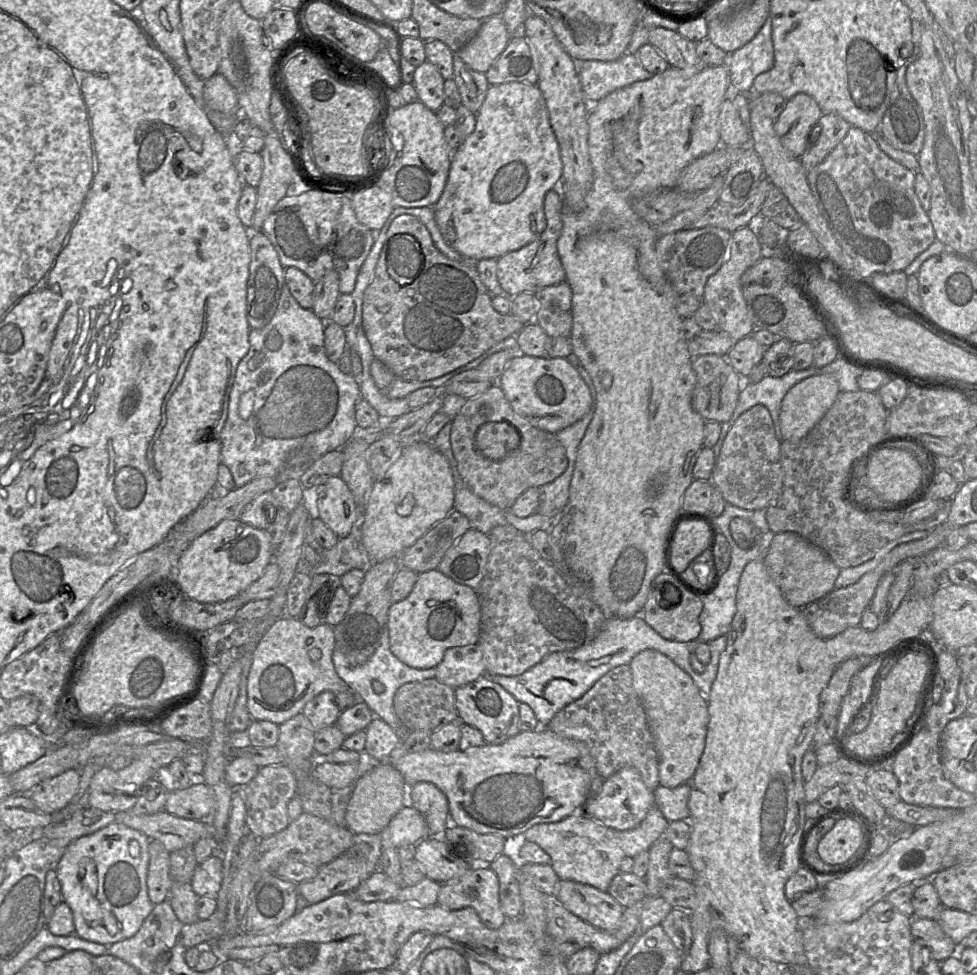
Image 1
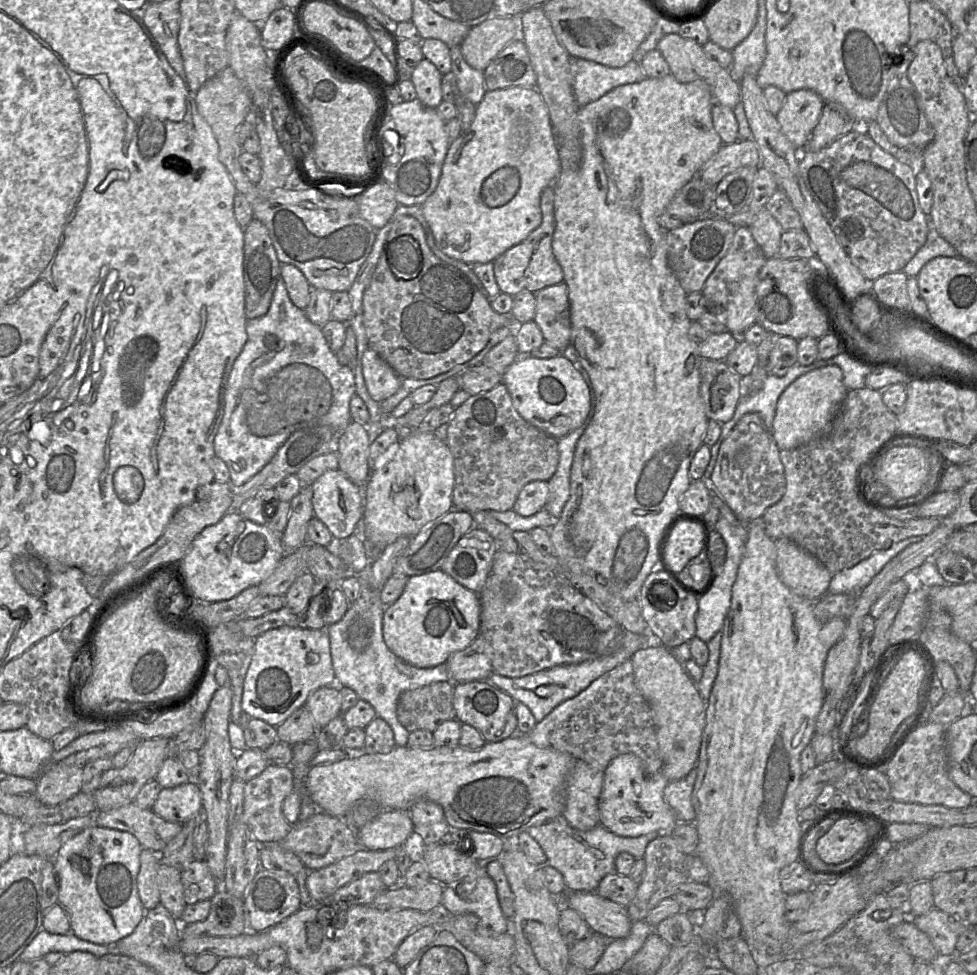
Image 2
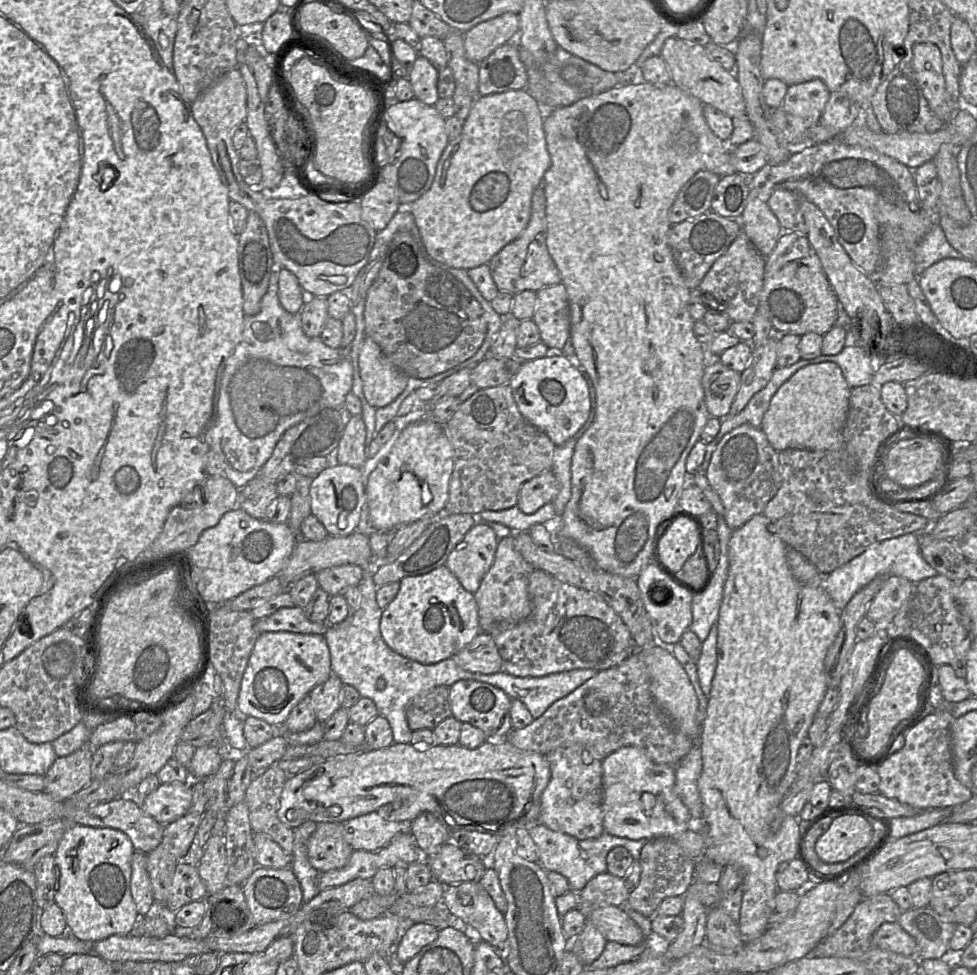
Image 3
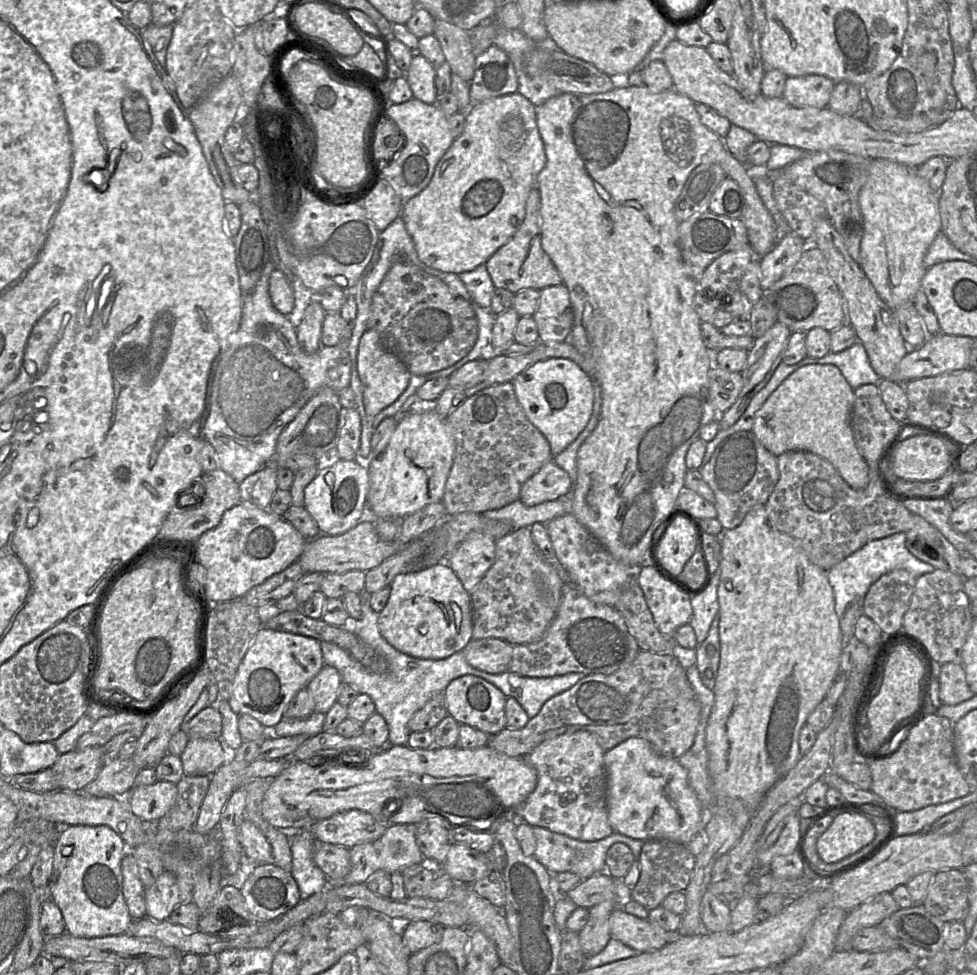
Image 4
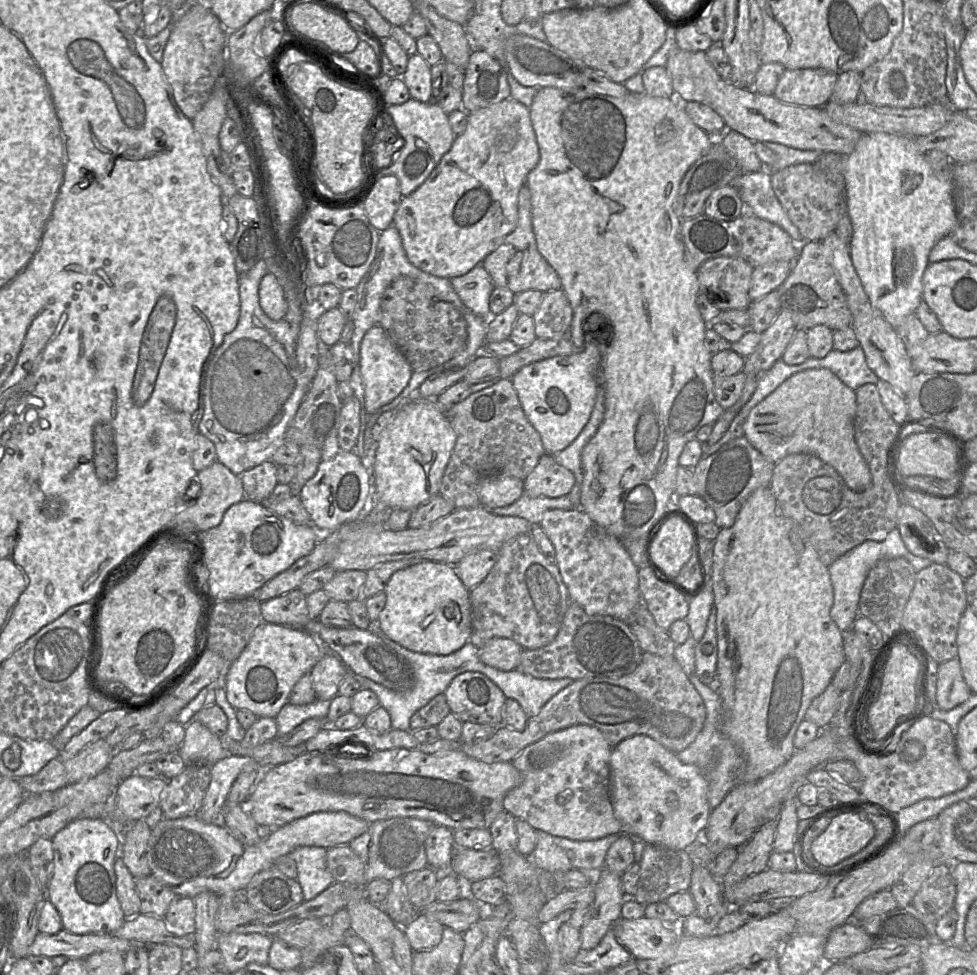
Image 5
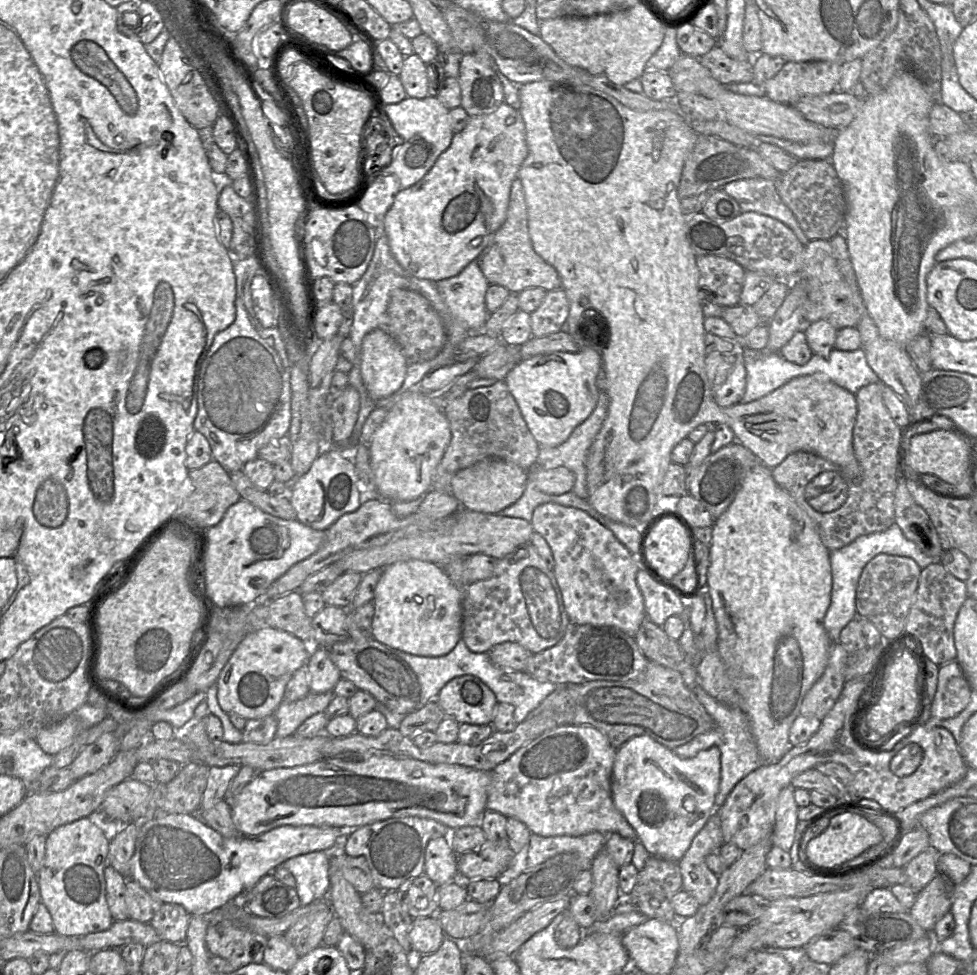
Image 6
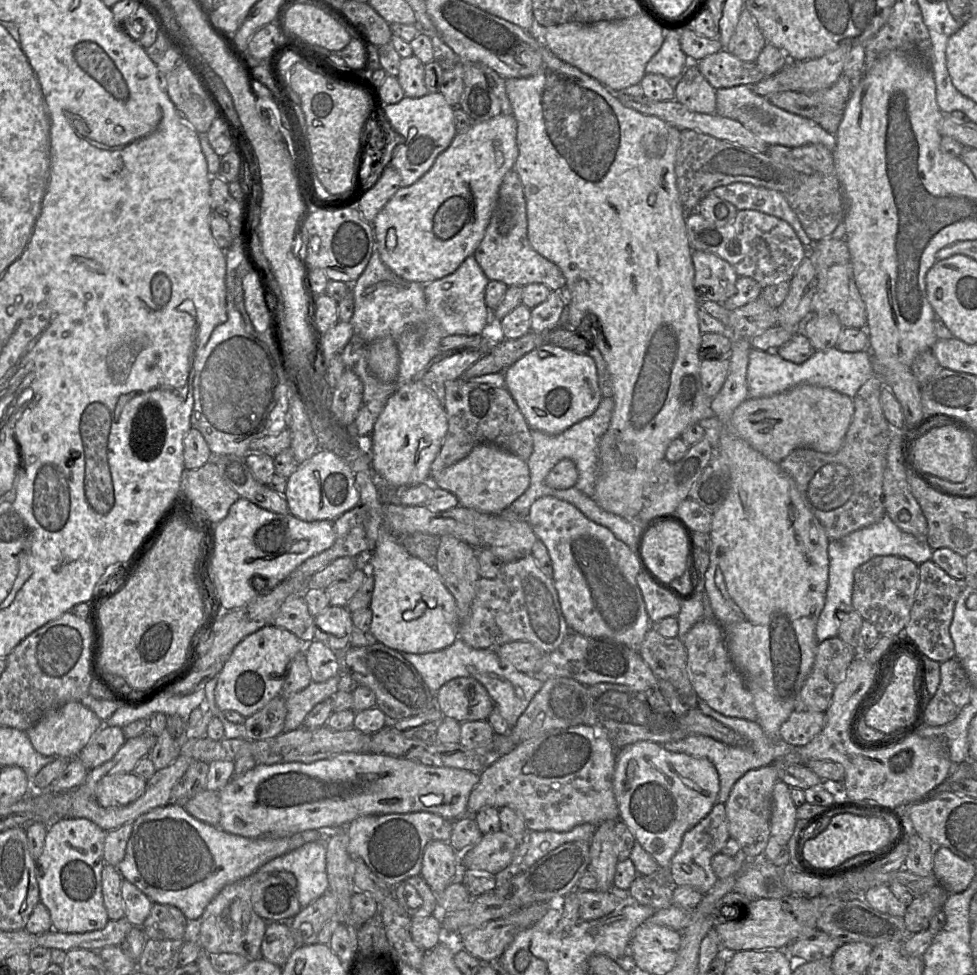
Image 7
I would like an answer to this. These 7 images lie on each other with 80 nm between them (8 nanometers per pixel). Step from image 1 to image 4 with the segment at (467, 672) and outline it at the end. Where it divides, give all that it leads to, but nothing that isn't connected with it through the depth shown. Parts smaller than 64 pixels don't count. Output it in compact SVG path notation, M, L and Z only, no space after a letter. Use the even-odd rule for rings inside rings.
M498 638L471 640L463 649L467 663L478 670L500 674L508 671L513 645Z

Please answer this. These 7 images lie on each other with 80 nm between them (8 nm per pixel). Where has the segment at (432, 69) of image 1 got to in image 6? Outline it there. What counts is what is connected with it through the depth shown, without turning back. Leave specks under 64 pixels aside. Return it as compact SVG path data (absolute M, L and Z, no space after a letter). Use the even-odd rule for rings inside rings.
M418 55L404 57L399 78L408 97L424 99L429 96L427 64Z

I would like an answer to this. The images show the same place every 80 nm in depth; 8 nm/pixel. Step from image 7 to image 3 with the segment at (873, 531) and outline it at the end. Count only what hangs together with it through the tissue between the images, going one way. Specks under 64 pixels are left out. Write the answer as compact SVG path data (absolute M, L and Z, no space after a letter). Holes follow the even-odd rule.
M908 533L895 538L875 542L849 562L823 576L822 587L830 596L837 610L842 611L852 597L876 576L901 576L914 584L936 576L938 572L922 557L919 548L919 534Z

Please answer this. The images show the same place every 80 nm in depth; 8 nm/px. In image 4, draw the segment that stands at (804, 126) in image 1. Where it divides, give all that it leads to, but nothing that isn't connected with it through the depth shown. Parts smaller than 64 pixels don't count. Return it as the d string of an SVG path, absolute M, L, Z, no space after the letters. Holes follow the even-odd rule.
M823 75L787 77L782 98L797 108L828 106L835 83Z

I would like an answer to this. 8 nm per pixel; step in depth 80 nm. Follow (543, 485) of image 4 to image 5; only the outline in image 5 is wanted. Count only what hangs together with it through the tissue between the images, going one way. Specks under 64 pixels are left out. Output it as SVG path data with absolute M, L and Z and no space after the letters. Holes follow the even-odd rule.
M545 453L524 480L524 492L530 497L557 498L567 495L575 483L574 474Z

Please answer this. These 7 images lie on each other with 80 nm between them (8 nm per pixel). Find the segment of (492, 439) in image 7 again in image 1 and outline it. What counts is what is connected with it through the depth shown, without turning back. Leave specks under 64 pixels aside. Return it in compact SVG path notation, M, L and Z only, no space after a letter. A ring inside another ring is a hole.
M493 384L484 393L467 399L451 421L450 441L460 478L475 495L504 511L510 510L516 499L528 488L540 487L554 481L568 466L566 449L556 433L539 429L517 414L498 384ZM502 421L517 428L520 445L502 460L494 461L477 450L475 436L481 425Z

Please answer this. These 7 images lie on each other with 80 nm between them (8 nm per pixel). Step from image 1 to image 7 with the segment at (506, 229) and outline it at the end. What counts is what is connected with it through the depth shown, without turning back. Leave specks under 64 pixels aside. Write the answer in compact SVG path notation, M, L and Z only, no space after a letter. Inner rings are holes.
M500 114L485 122L474 123L467 132L457 133L450 146L437 157L430 170L425 173L417 182L411 186L401 187L398 189L393 197L377 214L374 222L372 223L375 238L375 249L378 250L383 263L391 271L404 280L421 284L429 284L454 273L467 257L474 255L489 225L492 213L496 206L498 193L503 178L509 171L513 170L514 164L517 160L519 151L516 136L517 123L513 115Z

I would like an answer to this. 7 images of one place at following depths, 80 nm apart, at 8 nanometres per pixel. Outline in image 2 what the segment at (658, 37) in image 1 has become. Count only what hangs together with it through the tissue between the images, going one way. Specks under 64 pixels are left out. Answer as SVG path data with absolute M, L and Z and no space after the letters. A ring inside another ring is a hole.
M678 33L666 34L658 42L656 49L667 62L670 73L681 83L690 83L702 80L707 83L715 98L715 104L734 108L741 102L740 83L732 79L729 70L723 68L716 61L708 58L703 50L703 45L696 41L681 37Z

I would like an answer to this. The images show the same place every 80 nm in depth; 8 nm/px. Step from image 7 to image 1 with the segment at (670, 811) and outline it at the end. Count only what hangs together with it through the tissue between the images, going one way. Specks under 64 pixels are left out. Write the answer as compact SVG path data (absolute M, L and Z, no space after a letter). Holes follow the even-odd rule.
M625 766L603 781L600 792L586 801L583 813L607 827L625 831L638 826L654 805L654 792L646 787L634 767Z

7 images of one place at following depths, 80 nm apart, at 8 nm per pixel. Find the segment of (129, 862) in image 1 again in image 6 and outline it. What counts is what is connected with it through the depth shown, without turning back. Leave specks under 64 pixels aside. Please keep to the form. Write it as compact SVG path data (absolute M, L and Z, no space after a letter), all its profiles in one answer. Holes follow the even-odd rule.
M88 817L61 825L47 835L45 858L37 881L40 900L51 914L55 933L84 936L105 931L113 924L104 878L108 851L109 840Z

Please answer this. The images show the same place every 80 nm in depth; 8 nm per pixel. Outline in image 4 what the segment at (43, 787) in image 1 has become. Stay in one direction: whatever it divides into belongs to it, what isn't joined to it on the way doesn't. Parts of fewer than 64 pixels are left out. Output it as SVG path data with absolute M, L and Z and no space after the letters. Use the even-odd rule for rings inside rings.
M93 746L59 755L51 768L57 789L82 792L96 778L102 766L101 749Z

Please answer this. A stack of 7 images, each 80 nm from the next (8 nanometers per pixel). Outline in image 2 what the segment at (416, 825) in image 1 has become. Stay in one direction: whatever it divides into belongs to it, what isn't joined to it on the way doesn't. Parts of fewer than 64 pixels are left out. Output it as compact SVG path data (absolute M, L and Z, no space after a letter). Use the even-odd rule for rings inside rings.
M384 810L372 821L356 830L357 839L367 850L403 847L413 834L409 810Z

